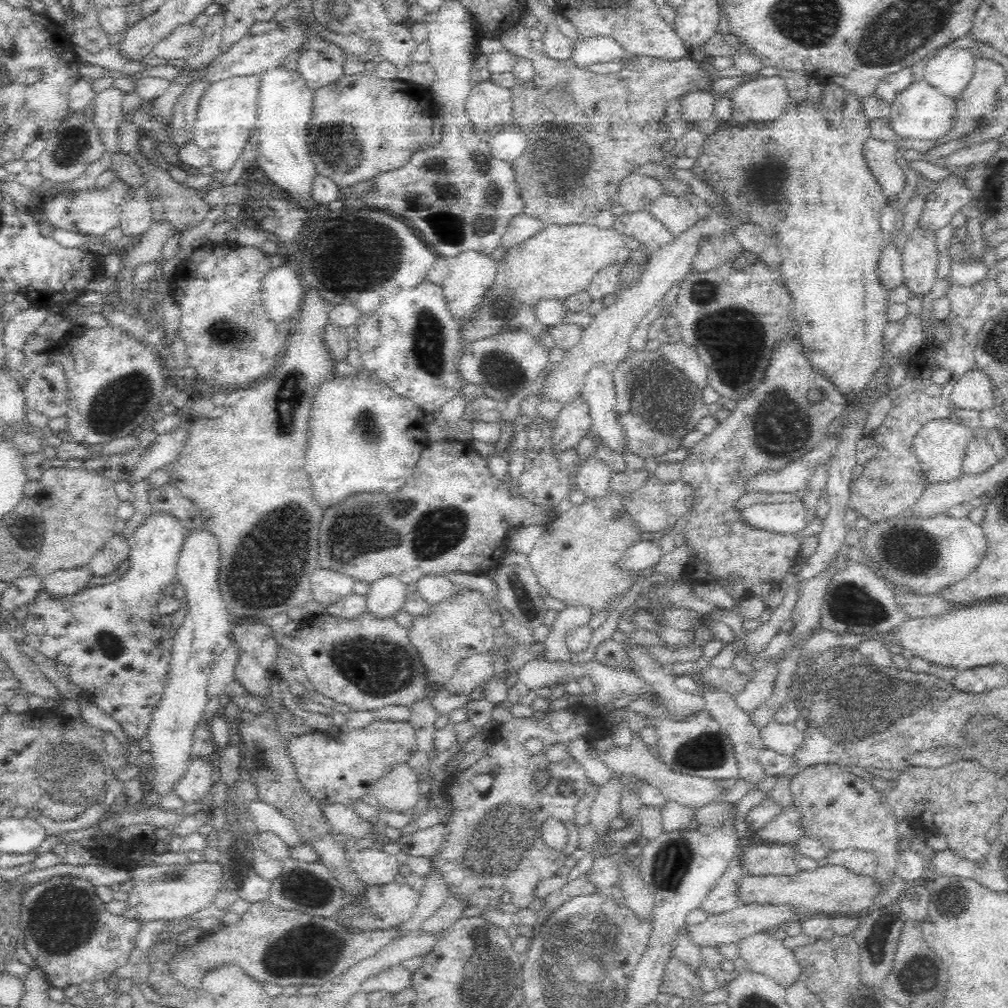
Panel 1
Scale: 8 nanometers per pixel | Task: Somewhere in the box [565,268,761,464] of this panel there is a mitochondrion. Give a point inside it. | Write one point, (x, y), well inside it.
(659, 395)

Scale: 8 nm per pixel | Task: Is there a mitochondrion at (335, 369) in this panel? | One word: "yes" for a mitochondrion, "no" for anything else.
no

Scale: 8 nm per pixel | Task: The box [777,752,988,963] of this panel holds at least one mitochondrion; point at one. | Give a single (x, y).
(951, 903)

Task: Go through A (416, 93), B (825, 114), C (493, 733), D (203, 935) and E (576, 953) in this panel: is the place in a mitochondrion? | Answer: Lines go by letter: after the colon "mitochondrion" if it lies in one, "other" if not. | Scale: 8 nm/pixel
A: other
B: other
C: other
D: other
E: mitochondrion

